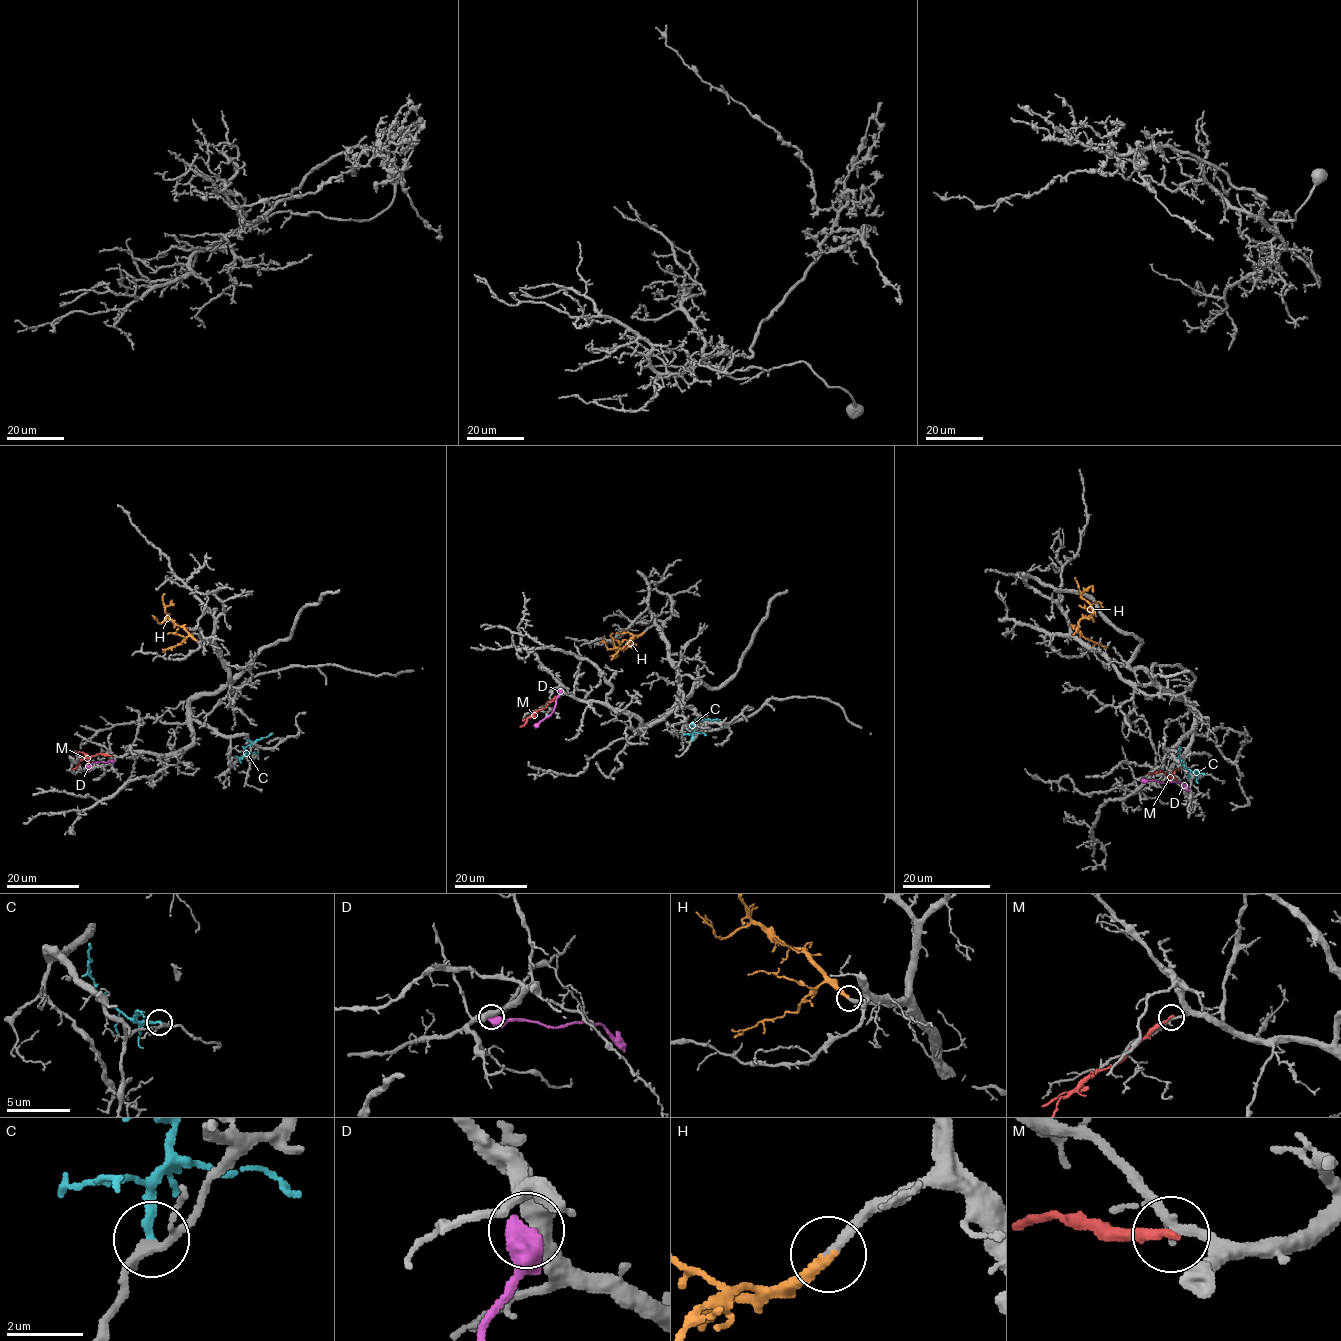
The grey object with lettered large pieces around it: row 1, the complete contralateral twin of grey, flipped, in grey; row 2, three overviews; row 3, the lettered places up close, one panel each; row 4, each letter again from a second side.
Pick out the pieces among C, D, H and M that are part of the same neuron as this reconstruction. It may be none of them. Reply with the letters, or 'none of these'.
H

